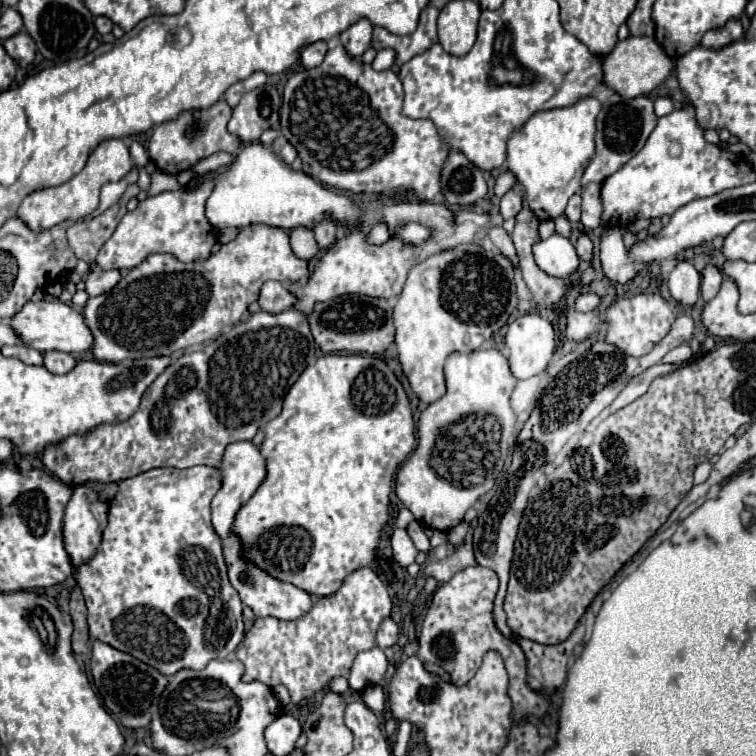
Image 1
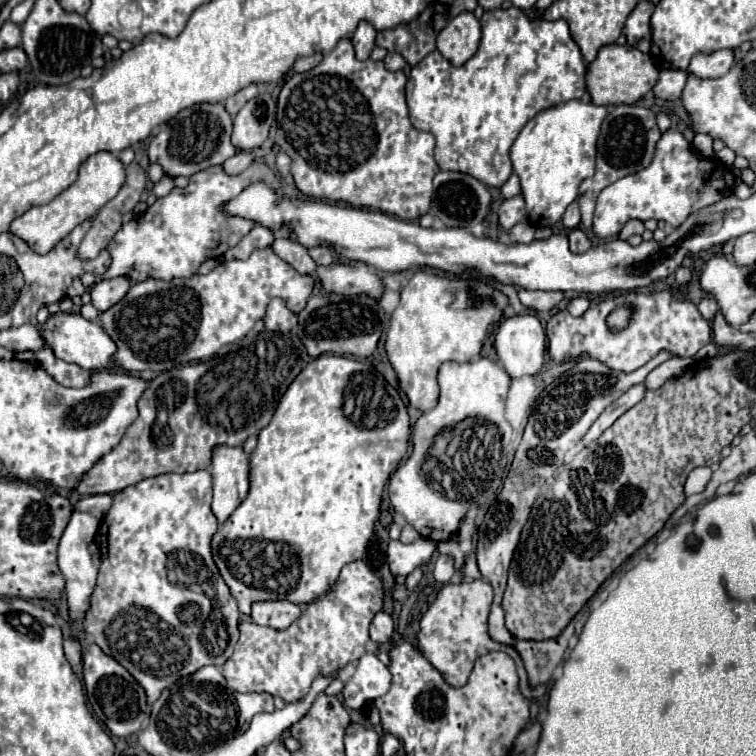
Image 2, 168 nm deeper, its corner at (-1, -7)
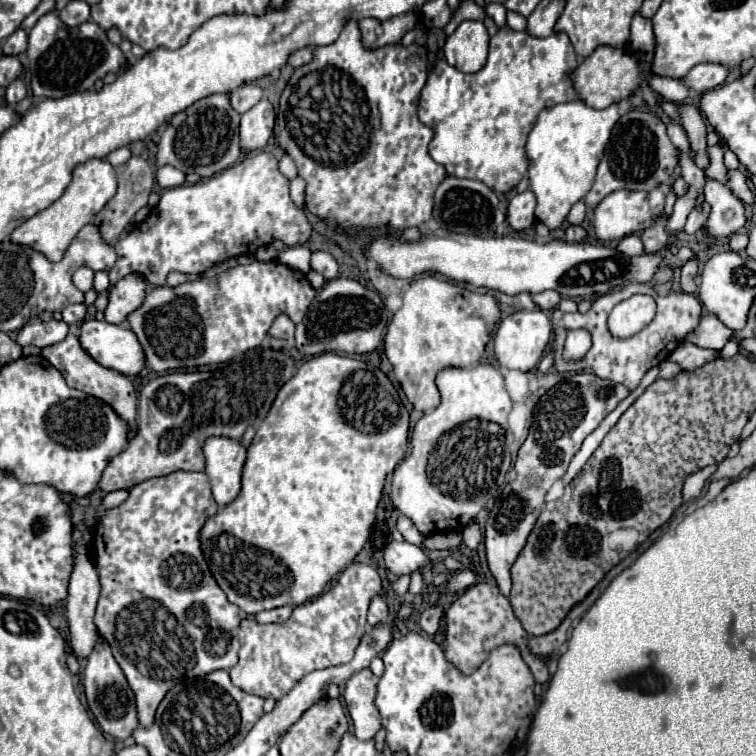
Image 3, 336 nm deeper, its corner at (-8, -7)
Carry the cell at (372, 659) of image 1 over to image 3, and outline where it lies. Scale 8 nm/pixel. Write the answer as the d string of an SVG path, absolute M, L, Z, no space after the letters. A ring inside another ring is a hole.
M363 669L347 681L347 687L343 693L349 715L353 719L355 735L363 741L373 739L375 733L381 729L381 715L375 705L377 683L379 683L379 677L375 677L371 669Z

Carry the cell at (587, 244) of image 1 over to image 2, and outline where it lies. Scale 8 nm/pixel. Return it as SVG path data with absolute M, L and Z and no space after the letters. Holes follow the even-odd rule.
M578 227L568 233L568 241L570 241L570 251L574 251L574 253L584 253L584 251L588 251L592 247L590 239Z

